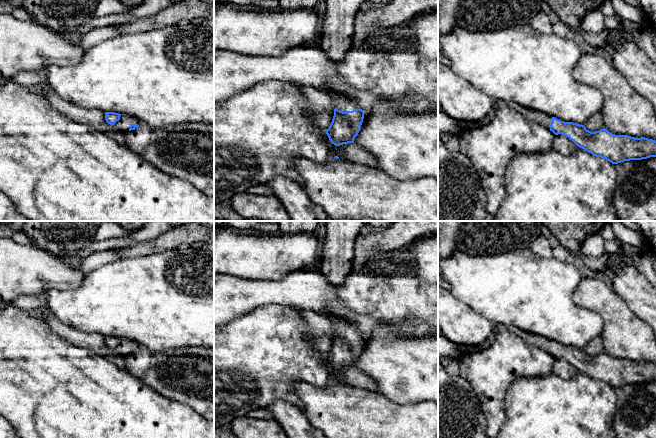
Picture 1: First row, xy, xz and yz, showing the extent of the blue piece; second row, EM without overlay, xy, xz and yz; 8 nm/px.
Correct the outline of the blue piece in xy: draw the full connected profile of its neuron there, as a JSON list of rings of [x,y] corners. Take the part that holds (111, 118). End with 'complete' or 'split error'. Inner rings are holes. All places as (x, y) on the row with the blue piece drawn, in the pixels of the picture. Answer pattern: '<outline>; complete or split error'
[[[105,112],[105,120],[122,133],[135,130],[136,127],[141,125],[139,120],[134,117],[115,112]]]; split error

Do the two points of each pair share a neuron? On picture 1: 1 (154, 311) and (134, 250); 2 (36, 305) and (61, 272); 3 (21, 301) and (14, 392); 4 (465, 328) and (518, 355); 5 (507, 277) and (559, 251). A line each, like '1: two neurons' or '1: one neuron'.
1: two neurons
2: two neurons
3: two neurons
4: two neurons
5: two neurons

